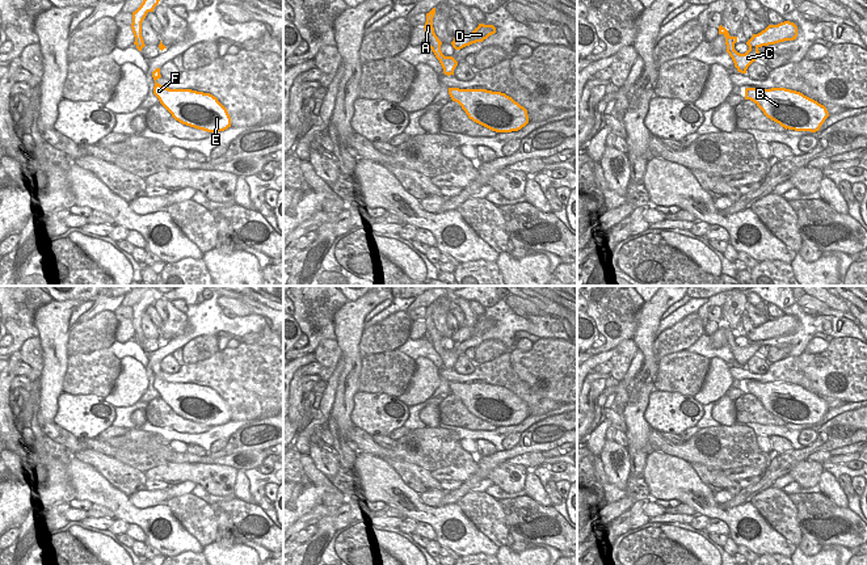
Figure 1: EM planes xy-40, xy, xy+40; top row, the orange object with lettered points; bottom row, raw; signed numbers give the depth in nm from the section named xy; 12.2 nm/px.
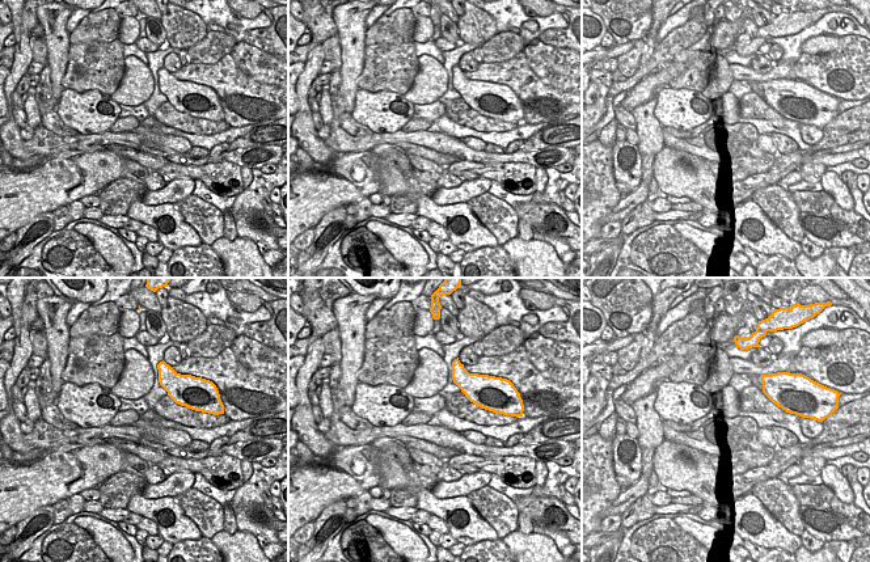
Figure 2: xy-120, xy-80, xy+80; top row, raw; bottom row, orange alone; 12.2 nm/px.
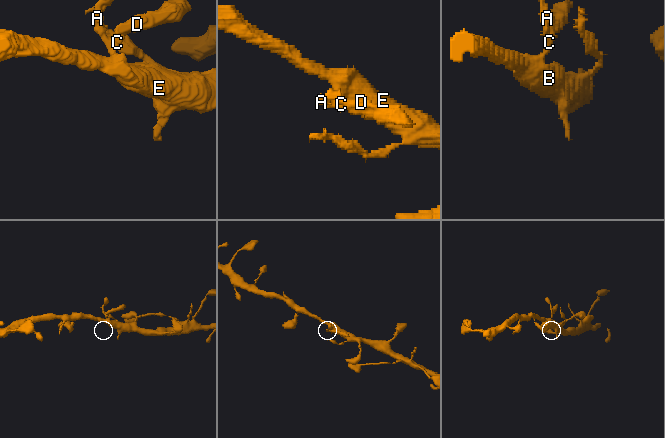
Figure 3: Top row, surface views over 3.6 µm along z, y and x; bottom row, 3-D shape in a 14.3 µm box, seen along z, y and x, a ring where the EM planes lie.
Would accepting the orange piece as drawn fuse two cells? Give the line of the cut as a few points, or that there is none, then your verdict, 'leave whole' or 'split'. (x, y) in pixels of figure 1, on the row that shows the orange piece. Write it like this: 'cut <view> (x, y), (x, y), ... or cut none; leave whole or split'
cut none; leave whole

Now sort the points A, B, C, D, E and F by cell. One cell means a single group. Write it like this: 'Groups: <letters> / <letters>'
Groups: A B C D E F.

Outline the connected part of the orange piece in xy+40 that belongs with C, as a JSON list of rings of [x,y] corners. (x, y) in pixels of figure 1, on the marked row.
[[[784,21],[778,25],[769,25],[761,33],[753,34],[753,37],[746,42],[749,50],[745,54],[740,54],[735,50],[737,37],[731,37],[728,30],[721,25],[719,26],[719,34],[725,37],[727,52],[732,58],[737,71],[746,73],[748,67],[756,62],[759,55],[759,47],[796,39],[797,26],[790,21]]]

